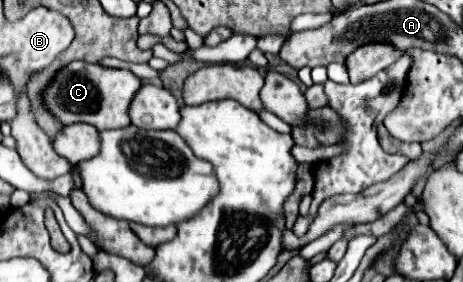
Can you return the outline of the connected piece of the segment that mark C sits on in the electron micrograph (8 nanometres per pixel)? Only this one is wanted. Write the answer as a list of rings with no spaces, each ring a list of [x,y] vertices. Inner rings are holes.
[[[72,61],[56,71],[56,75],[50,79],[48,87],[42,91],[42,103],[62,125],[88,123],[98,131],[118,129],[130,125],[128,103],[140,87],[142,81],[128,69],[108,69],[98,63]]]

